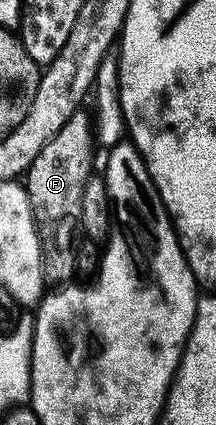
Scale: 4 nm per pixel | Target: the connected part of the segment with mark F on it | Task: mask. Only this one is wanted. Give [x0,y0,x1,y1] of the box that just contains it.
[23,110,95,286]

